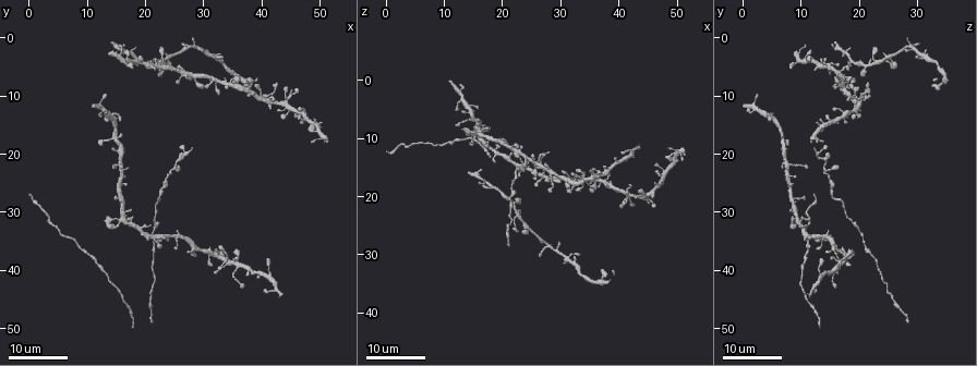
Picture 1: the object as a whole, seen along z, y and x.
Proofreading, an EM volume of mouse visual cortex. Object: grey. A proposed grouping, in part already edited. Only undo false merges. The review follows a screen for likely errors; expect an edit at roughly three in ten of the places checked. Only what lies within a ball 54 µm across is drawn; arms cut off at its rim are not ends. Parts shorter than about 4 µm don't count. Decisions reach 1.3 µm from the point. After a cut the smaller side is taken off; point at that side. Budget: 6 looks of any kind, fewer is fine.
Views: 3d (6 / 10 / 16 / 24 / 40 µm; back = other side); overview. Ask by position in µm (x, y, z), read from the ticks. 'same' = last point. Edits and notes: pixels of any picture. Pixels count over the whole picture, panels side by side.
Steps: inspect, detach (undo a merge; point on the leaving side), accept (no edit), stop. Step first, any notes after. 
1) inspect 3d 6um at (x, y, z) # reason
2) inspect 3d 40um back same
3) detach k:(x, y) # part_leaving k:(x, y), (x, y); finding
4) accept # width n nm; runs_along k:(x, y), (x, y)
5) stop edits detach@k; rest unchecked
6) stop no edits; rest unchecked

inspect 3d 24um at (16.0, 31.5, 9.5) # small branch off a trunk

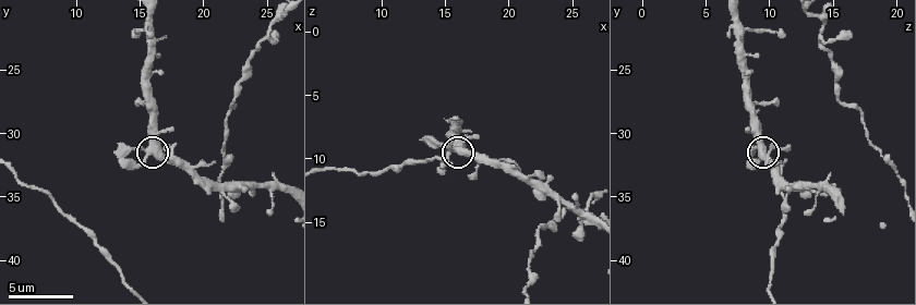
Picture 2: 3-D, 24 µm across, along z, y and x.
inspect 3d 10um at (15.8, 31.4, 9.2) # closer look

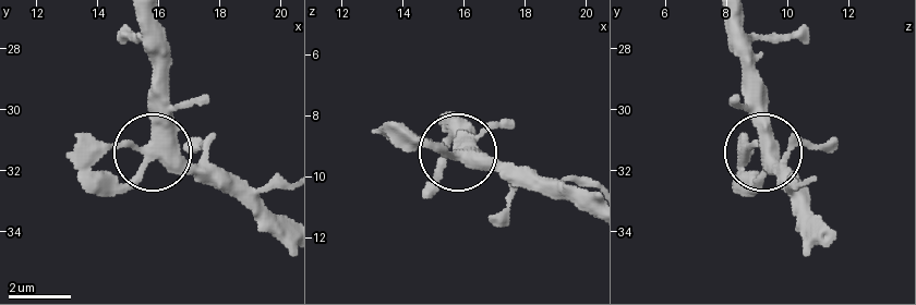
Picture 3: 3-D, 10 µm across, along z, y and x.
accept # side_arm 26 um; runs_along 3:(146, 19), (155, 143), (103, 195); all the same neuron

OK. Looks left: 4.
inspect 3d 16um at (44.0, 10.5, 20.0) # four arms meet

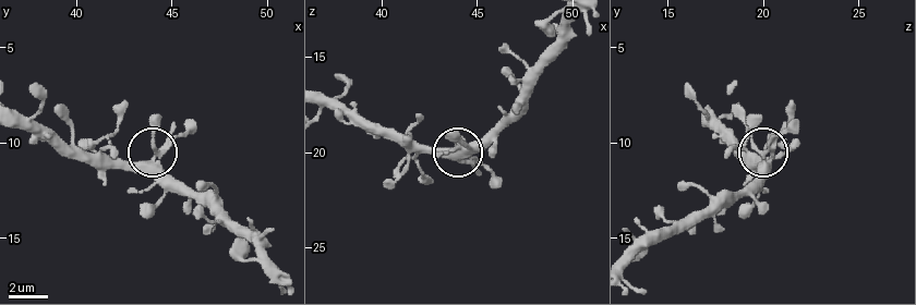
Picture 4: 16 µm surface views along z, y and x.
inspect 3d 6um at (44.2, 11.0, 20.0)

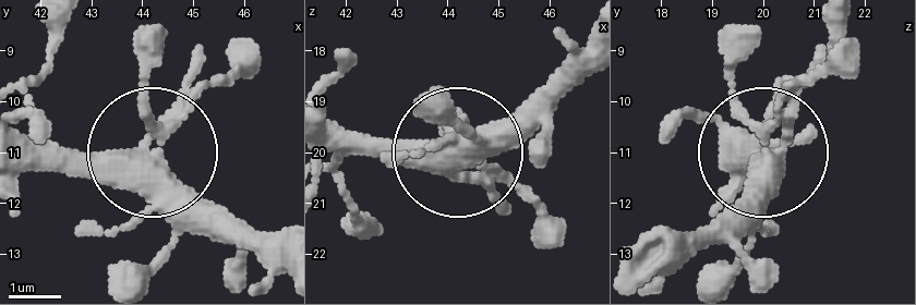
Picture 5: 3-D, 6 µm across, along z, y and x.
accept # width 380 nm; runs_along 5:(26, 142), (79, 159), (144, 155), (230, 72); one neuron here

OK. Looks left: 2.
inspect 3d 16um at (24.2, 34.4, 13.8) # arms part here

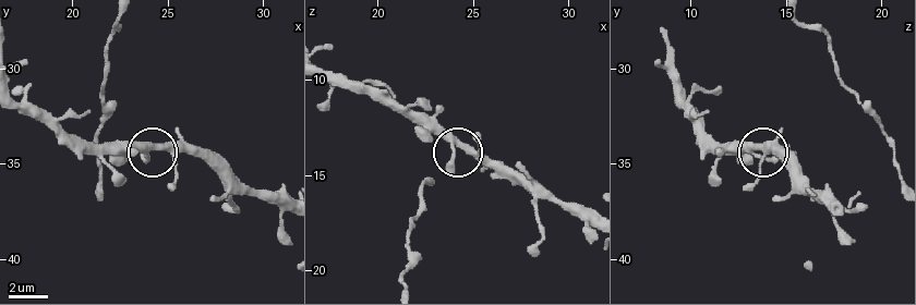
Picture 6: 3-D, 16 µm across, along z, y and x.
accept # side_arm 28 um; arms 3; all the same neuron

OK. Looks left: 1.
stop no edits; rest unchecked

